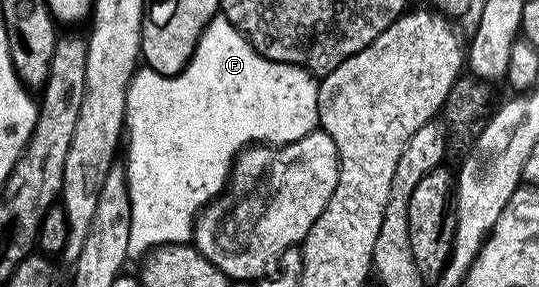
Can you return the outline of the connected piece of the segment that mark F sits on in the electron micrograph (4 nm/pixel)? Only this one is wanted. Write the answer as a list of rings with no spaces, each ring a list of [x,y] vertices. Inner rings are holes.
[[[224,16],[207,24],[183,73],[168,78],[142,65],[126,89],[124,133],[129,148],[123,166],[131,200],[128,257],[140,259],[159,246],[192,243],[201,211],[226,189],[238,154],[250,144],[286,146],[318,129],[318,85],[304,66],[267,60]]]

